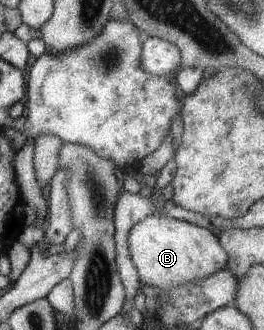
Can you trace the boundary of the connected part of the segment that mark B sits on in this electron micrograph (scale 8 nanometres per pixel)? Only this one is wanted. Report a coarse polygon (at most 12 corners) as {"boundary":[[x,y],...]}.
{"boundary":[[157,213],[126,244],[160,291],[226,267],[212,232]]}

